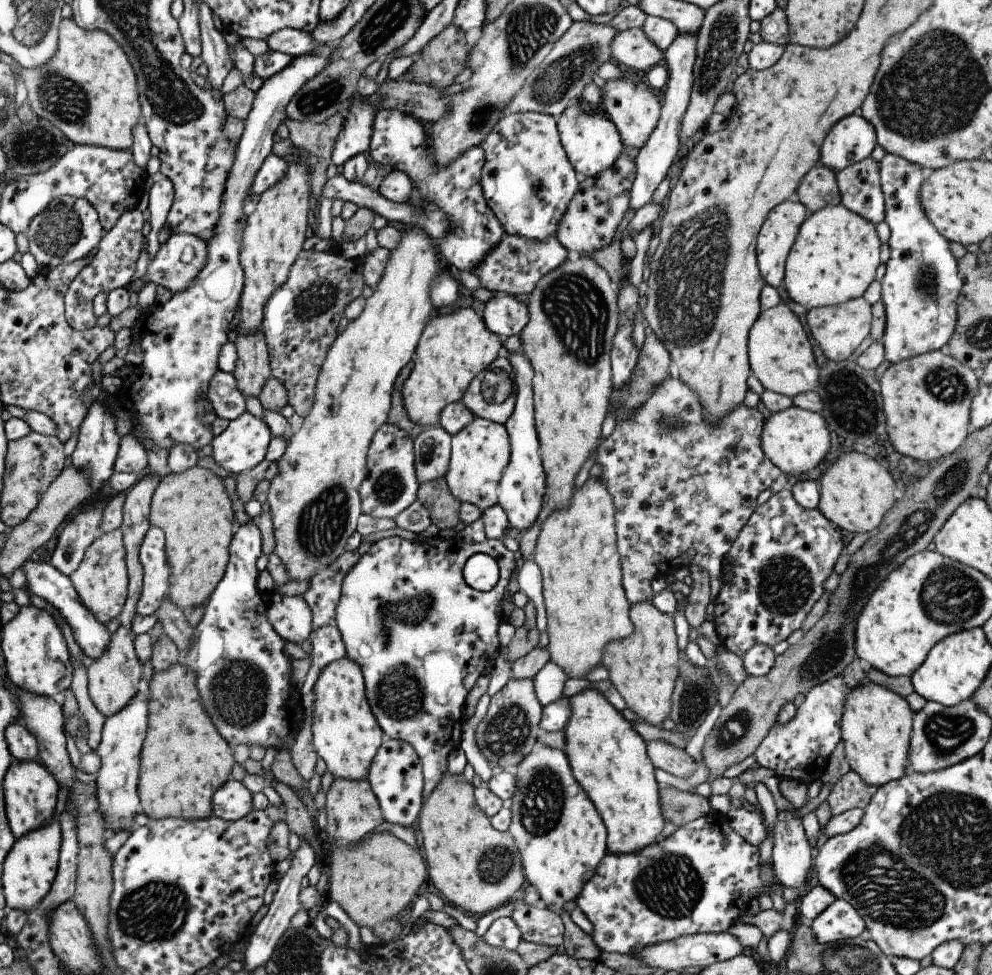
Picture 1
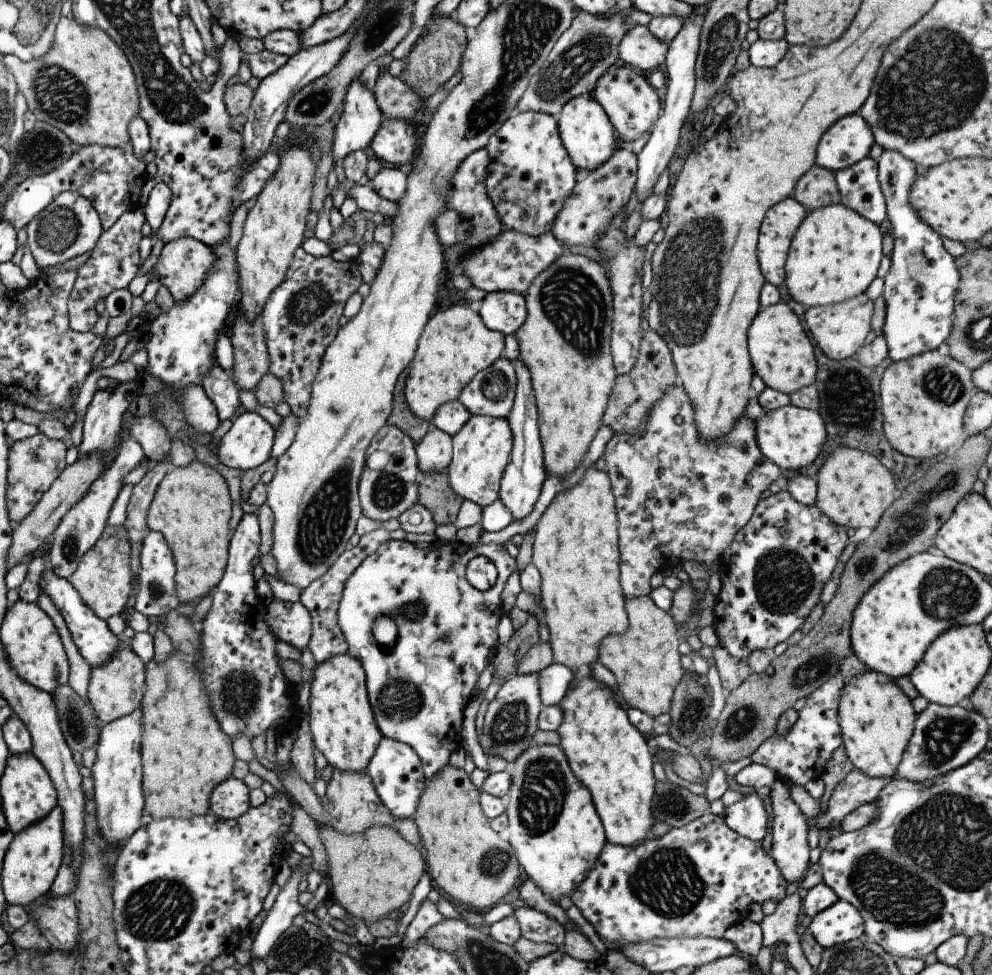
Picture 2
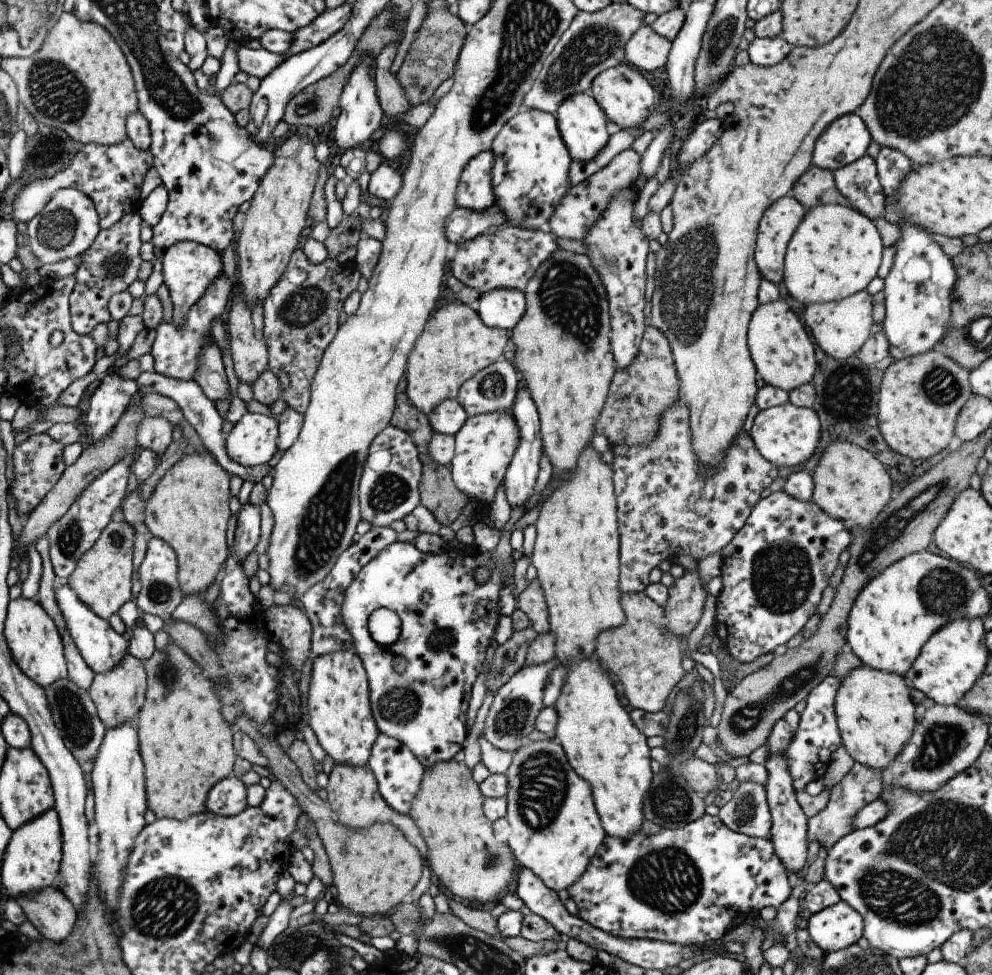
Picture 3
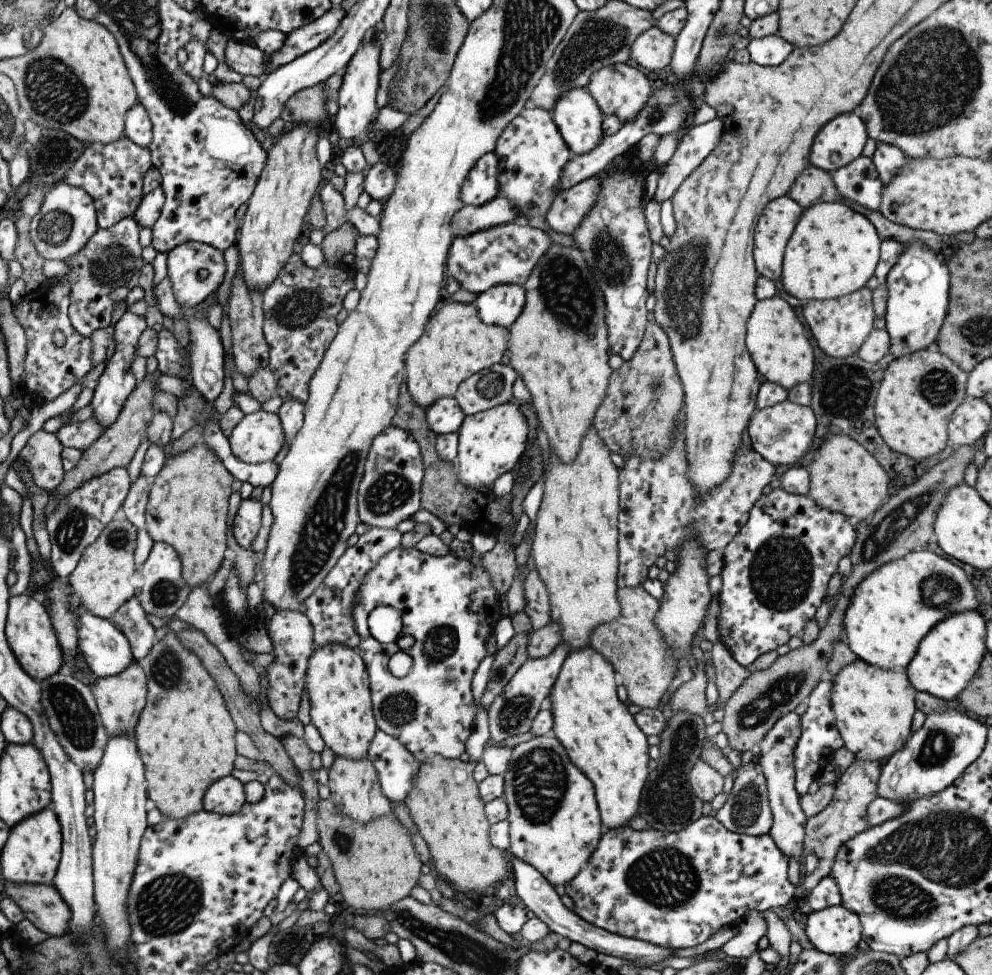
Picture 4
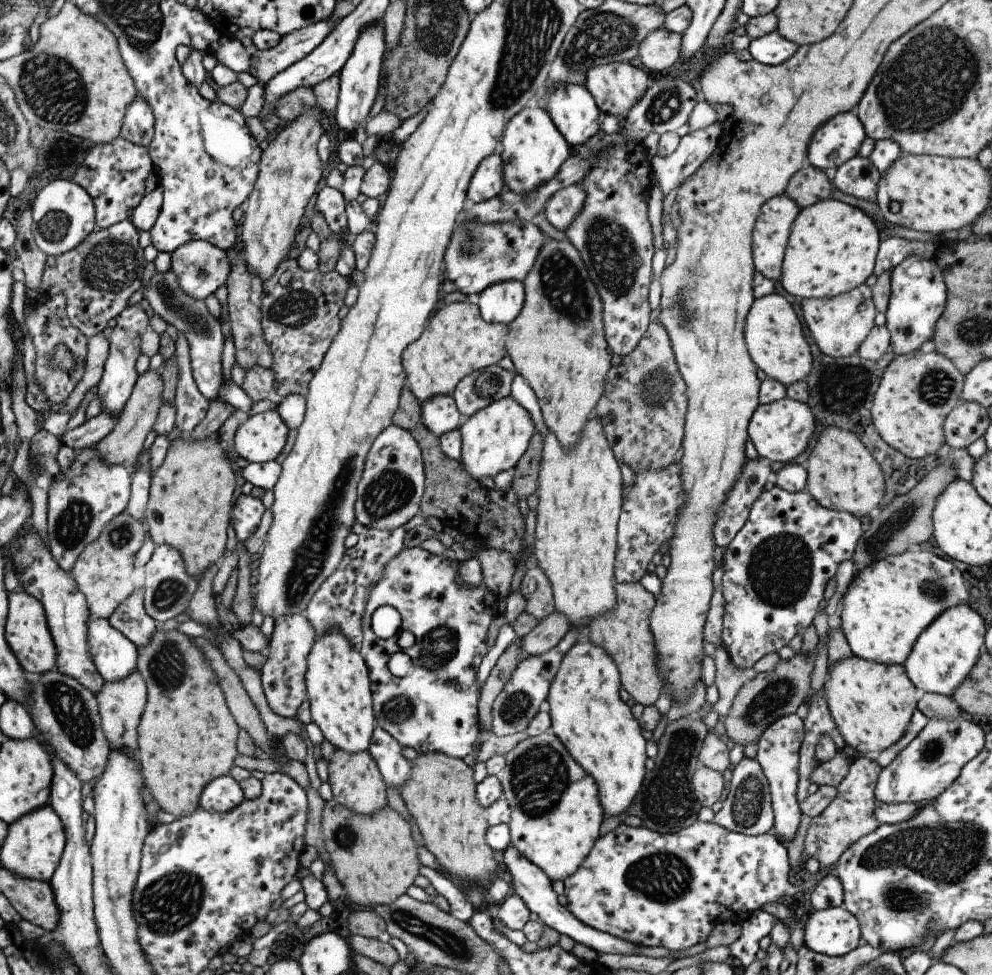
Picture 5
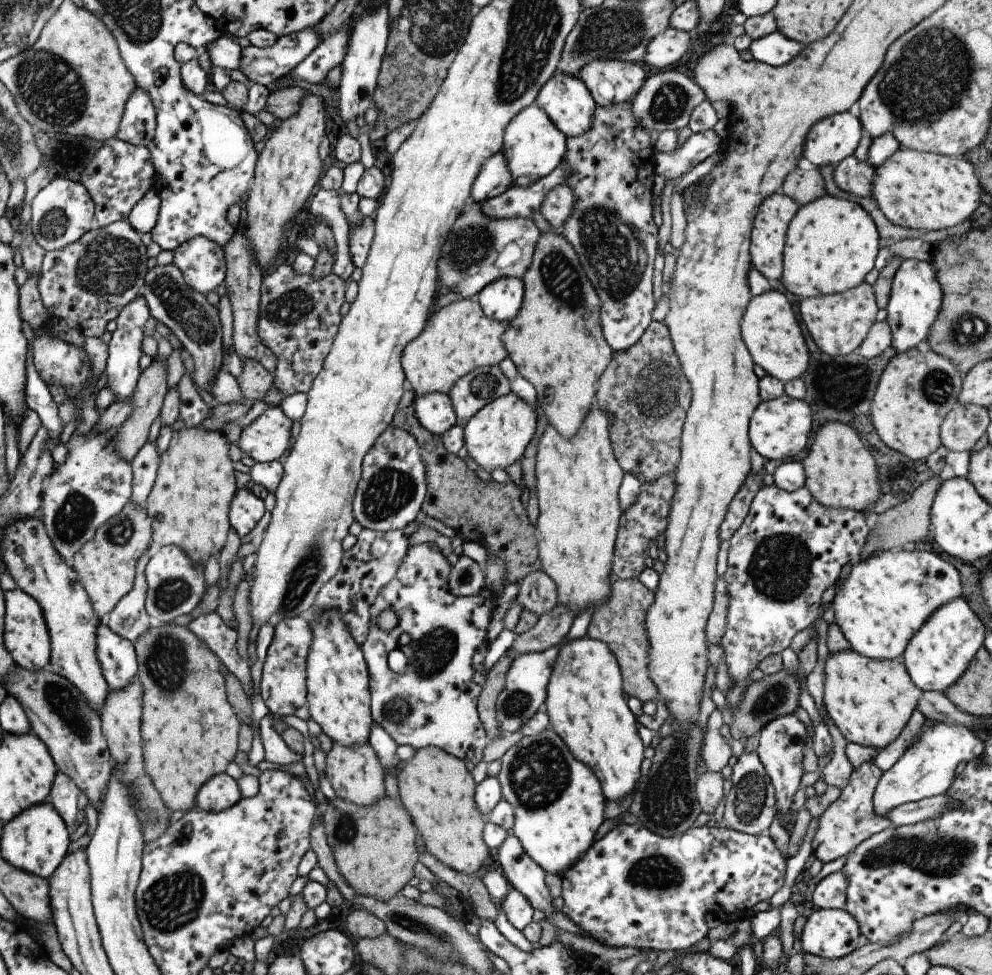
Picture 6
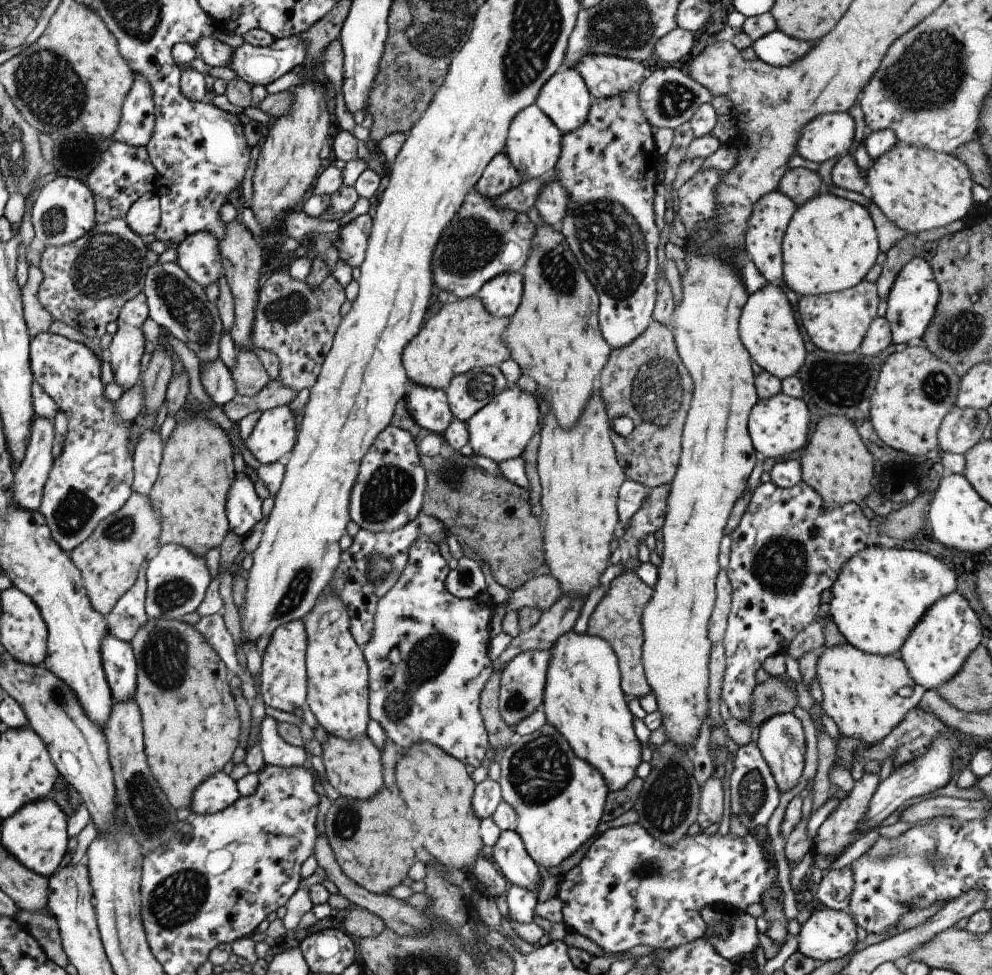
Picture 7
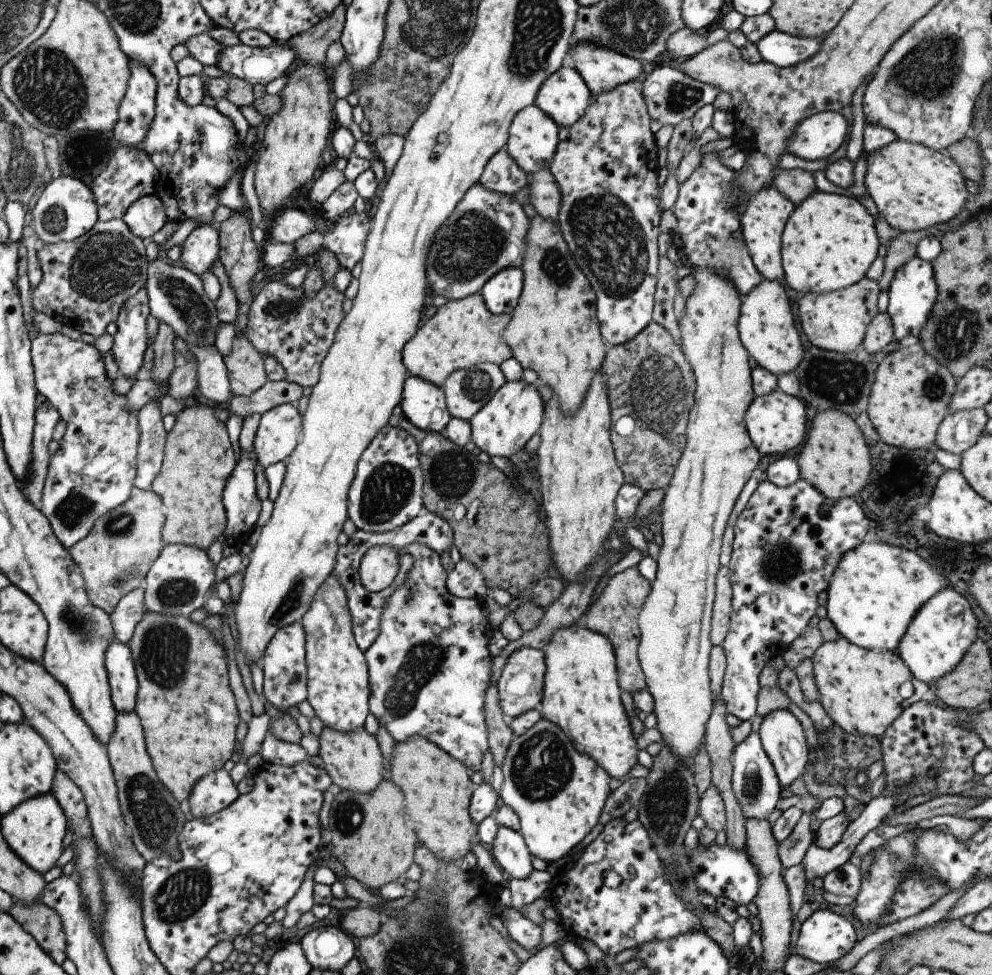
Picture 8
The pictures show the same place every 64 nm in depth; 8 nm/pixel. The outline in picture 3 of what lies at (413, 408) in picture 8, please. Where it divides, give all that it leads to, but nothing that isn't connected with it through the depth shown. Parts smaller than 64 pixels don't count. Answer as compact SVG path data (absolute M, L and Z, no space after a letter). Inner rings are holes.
M448 399L434 407L427 417L434 432L455 436L469 416L457 399Z

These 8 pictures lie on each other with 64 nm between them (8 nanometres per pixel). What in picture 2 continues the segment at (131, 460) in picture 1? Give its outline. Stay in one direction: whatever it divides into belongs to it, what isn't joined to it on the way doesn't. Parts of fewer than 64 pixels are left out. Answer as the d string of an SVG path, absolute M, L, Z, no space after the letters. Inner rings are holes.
M130 436L122 441L122 446L107 471L104 471L91 485L88 492L64 515L64 518L58 523L55 531L52 532L49 540L49 557L52 572L56 576L67 579L78 566L82 556L86 551L94 546L94 543L102 536L110 508L116 500L117 492L123 487L125 476L142 460L146 458L143 448Z

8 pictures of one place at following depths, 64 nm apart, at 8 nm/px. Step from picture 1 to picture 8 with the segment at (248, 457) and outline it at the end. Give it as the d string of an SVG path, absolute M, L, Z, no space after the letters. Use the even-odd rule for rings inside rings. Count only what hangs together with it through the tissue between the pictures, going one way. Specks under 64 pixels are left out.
M281 404L261 414L253 450L264 468L286 460L301 438L303 416L295 404Z

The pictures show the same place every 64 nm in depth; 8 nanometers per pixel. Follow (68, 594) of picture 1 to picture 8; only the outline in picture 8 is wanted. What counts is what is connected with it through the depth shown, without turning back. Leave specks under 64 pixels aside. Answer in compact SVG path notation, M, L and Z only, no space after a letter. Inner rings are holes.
M114 641L105 655L105 667L115 709L118 713L134 711L139 684L129 646Z

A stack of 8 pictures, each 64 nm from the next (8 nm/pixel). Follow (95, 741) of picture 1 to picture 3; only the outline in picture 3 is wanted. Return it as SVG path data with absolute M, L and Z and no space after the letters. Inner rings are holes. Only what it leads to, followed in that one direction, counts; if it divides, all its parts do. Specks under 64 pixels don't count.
M46 536L37 538L36 545L42 559L43 572L40 577L37 600L44 608L44 611L54 620L58 633L62 637L64 645L64 657L66 658L67 677L72 680L79 688L88 690L92 685L96 673L86 664L80 654L76 644L68 632L67 622L64 620L61 610L55 599L55 589L53 582L55 572L50 558L50 544Z

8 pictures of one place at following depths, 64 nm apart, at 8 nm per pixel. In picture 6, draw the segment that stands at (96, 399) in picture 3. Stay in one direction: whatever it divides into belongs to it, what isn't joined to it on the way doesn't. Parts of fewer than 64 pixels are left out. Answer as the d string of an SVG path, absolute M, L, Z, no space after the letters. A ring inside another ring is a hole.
M138 296L122 308L116 319L117 328L107 346L109 355L105 366L105 372L108 374L106 387L110 387L111 391L114 391L115 401L125 399L135 391L142 372L138 362L143 354L144 329L147 328L146 322L150 315L146 299Z

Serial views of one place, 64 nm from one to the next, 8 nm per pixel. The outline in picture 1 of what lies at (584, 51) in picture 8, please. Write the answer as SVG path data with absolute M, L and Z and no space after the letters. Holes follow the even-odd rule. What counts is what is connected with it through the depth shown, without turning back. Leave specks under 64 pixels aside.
M623 77L614 80L601 81L602 108L608 118L616 125L624 146L642 148L642 145L649 139L650 134L656 128L661 115L661 99L657 97L646 81L638 81Z

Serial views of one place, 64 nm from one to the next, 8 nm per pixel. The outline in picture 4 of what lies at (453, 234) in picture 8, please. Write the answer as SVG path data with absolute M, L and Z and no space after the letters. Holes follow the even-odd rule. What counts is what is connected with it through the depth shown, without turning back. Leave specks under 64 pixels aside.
M514 220L464 236L456 235L446 259L446 266L462 288L476 295L499 284L514 283L523 286L527 276L530 276L551 244L552 240L544 230L533 228L525 221Z

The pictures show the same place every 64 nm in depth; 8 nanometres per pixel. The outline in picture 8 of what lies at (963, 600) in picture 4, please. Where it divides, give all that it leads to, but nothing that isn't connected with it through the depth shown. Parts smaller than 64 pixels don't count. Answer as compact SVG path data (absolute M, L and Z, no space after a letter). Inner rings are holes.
M863 542L852 551L845 552L834 569L827 588L827 617L834 623L839 636L852 644L875 651L894 651L914 615L946 584L948 580L915 552L908 552L888 543Z

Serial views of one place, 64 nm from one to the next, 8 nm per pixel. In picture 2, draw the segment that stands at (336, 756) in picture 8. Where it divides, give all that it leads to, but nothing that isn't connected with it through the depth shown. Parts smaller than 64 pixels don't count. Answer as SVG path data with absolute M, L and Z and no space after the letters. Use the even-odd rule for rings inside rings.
M334 770L330 781L327 782L325 795L328 798L328 807L325 810L330 817L328 824L333 829L339 830L346 835L352 835L367 831L370 827L376 825L393 827L411 845L417 846L423 851L421 836L414 819L398 817L396 820L395 816L391 815L391 810L388 810L380 800L374 783L366 771L351 773Z

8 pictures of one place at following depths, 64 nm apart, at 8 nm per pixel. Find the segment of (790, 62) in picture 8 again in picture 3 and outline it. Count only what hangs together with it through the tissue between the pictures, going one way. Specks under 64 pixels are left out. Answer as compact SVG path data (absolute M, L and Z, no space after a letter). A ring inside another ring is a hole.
M781 35L768 38L755 37L747 50L752 63L771 67L782 62L793 46Z

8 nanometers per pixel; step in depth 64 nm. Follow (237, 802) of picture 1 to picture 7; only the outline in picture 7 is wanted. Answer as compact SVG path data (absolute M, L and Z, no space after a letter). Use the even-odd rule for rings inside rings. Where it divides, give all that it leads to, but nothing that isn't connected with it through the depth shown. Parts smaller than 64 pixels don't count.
M222 770L209 776L195 788L189 808L192 813L211 815L228 808L240 797L236 781Z

